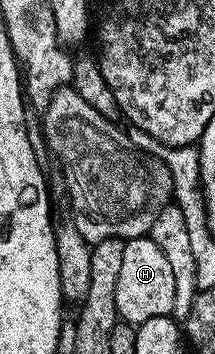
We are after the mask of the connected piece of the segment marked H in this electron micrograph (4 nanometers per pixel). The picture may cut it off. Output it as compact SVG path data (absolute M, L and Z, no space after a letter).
M140 236L134 240L125 241L123 250L123 267L119 269L119 283L115 285L115 306L118 317L124 323L131 325L147 322L147 318L159 318L172 313L175 306L175 277L163 250L149 236Z

